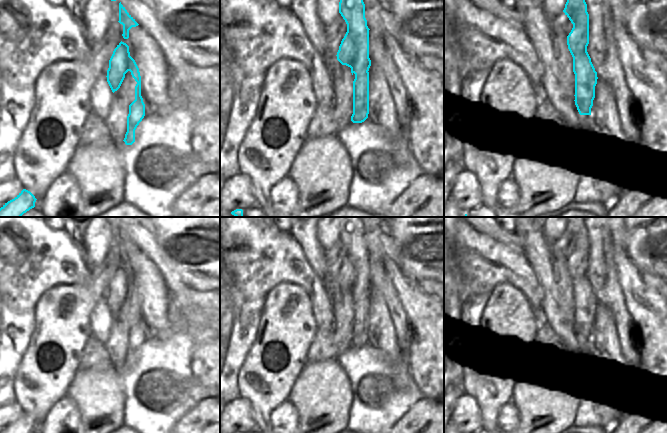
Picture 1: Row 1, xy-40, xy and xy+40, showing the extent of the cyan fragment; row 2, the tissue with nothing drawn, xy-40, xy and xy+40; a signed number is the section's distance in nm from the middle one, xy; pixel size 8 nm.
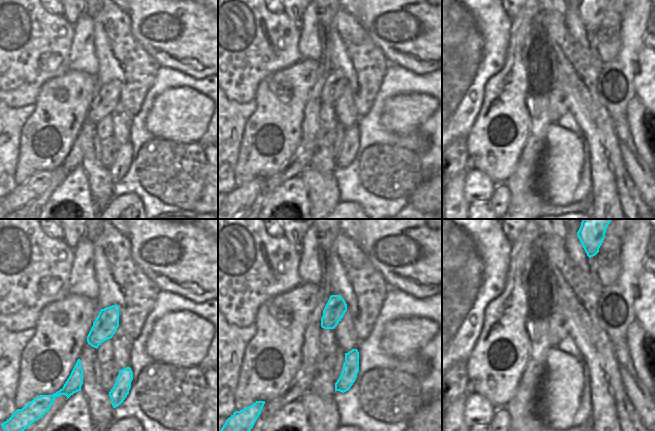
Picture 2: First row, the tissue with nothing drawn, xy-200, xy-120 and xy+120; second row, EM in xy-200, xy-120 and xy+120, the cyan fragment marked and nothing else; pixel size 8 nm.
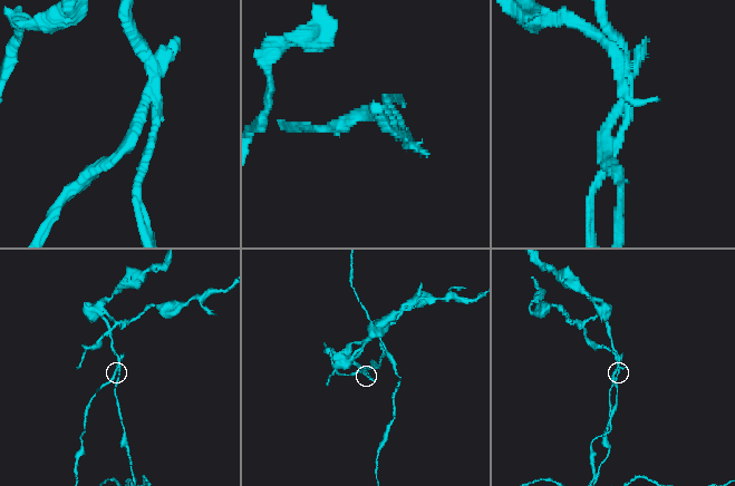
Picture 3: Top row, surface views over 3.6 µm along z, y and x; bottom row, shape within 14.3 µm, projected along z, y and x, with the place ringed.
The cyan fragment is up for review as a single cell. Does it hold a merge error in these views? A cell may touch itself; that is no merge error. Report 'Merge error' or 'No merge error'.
Merge error.

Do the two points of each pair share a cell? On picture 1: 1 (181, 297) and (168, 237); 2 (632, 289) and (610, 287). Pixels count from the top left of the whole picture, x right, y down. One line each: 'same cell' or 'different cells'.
1: different cells
2: different cells

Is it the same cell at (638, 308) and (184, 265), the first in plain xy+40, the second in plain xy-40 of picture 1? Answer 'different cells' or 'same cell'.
different cells

